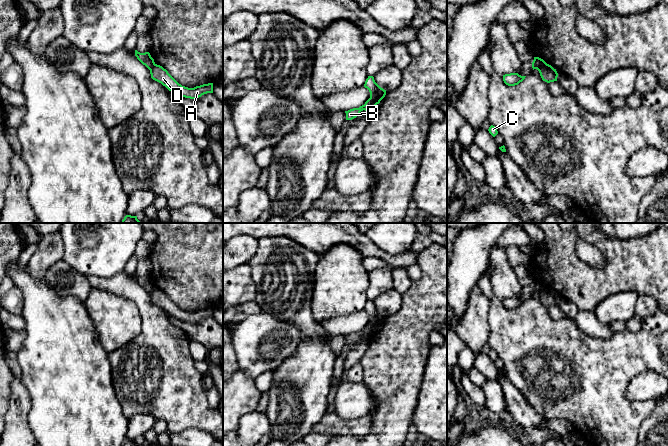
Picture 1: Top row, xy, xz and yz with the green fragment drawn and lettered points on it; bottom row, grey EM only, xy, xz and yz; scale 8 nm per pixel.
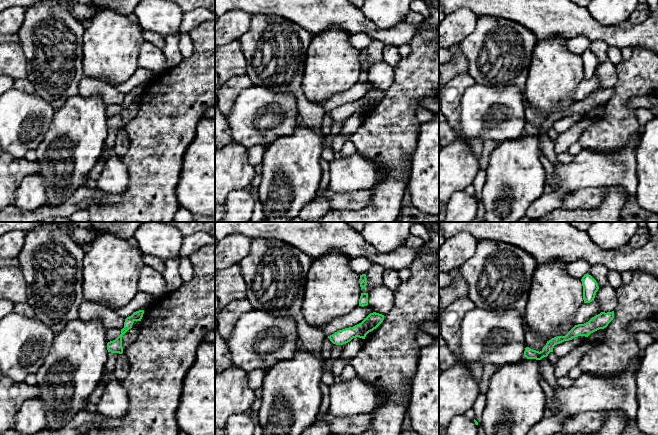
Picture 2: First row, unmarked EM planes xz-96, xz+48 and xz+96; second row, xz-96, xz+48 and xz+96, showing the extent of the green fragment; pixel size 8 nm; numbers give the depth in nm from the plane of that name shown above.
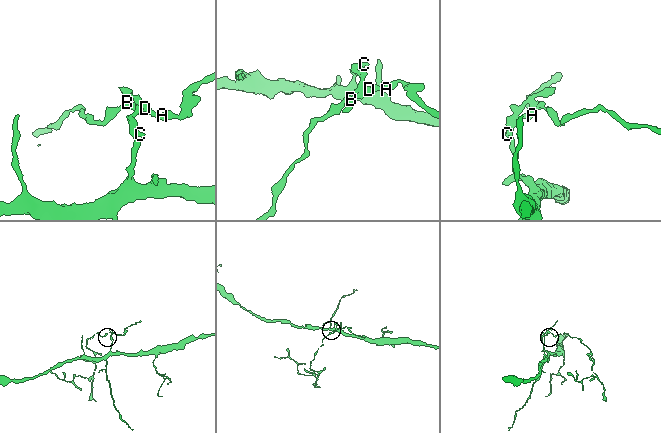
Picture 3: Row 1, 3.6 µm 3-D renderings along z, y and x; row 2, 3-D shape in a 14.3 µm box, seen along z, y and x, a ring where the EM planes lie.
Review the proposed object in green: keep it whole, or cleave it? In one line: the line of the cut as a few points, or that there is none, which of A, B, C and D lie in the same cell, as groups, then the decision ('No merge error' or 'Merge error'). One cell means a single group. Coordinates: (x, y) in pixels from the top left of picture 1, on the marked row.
Split along xz (381, 88), (370, 98). Groups: A B D / C. Merge error

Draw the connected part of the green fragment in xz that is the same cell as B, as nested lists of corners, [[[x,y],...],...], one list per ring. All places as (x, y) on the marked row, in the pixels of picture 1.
[[[381,88],[378,93],[373,97],[369,98],[364,105],[360,106],[359,108],[353,108],[348,111],[345,111],[346,113],[346,120],[352,120],[356,118],[361,111],[365,110],[368,113],[371,114],[373,111],[374,107],[380,103],[380,101],[385,97],[386,95],[386,90]]]

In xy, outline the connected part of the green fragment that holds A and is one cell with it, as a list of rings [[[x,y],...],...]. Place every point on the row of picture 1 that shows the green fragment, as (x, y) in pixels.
[[[155,64],[150,69],[151,78],[169,91],[174,92],[185,98],[197,99],[204,94],[213,93],[213,83],[203,84],[194,88],[188,88],[179,84],[166,69],[162,66]]]

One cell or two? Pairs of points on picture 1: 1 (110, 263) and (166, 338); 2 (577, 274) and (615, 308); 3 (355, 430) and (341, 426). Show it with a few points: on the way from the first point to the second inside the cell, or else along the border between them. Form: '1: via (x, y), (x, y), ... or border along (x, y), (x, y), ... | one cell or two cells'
1: border along (123, 270), (108, 277), (94, 276) | two cells
2: border along (627, 290), (606, 296), (593, 311) | two cells
3: via (352, 427), (344, 427) | one cell

